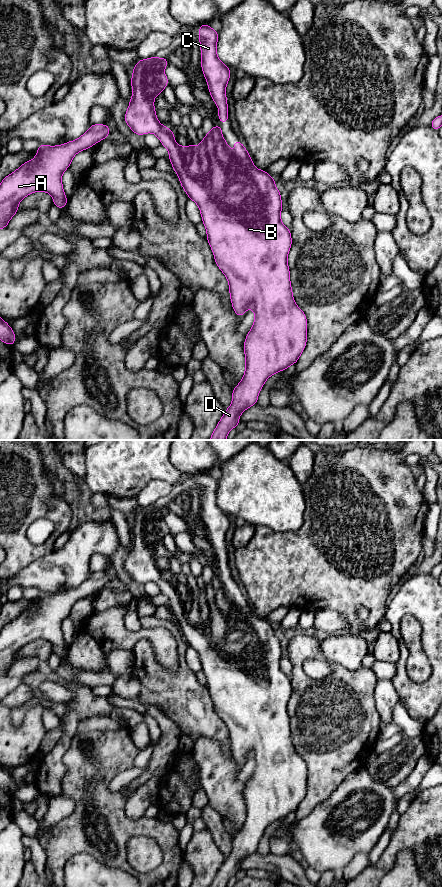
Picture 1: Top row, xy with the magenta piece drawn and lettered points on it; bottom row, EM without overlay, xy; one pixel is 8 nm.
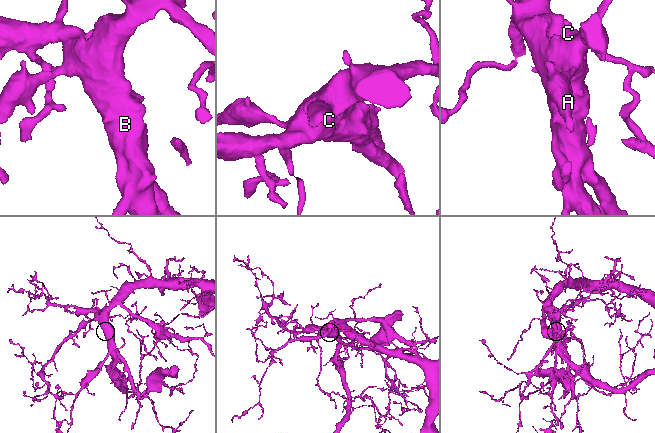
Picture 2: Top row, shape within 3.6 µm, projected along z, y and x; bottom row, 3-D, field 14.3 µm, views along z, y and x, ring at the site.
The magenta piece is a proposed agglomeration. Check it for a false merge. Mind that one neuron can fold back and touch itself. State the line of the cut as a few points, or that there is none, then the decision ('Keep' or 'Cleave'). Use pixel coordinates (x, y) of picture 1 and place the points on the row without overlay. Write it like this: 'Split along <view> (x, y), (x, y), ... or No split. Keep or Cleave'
No split. Keep

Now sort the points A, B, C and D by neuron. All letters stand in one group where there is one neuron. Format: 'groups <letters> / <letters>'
groups A B C D

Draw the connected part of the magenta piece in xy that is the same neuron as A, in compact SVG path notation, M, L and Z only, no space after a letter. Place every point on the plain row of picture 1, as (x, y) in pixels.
M92 572L77 588L56 594L40 591L37 603L0 631L0 677L6 676L18 660L21 648L37 639L51 642L53 652L62 658L68 651L61 629L62 622L78 600L108 586L109 581L107 572Z

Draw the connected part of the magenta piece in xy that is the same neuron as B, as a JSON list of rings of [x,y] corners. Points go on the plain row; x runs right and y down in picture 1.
[[[150,505],[136,511],[131,524],[132,546],[124,568],[137,583],[154,581],[161,593],[168,597],[168,606],[182,636],[200,657],[215,710],[228,728],[235,762],[242,765],[247,756],[255,762],[252,777],[247,781],[243,793],[244,824],[232,837],[232,851],[210,885],[210,888],[226,888],[229,879],[238,875],[239,864],[256,853],[265,829],[297,811],[307,791],[307,765],[293,746],[287,710],[292,694],[291,678],[281,669],[283,653],[275,627],[254,614],[239,587],[233,591],[236,596],[233,602],[222,585],[220,574],[212,574],[199,594],[179,594],[176,591],[174,580],[158,569],[154,556],[156,543],[162,542],[169,532],[164,522],[167,513],[165,505]]]

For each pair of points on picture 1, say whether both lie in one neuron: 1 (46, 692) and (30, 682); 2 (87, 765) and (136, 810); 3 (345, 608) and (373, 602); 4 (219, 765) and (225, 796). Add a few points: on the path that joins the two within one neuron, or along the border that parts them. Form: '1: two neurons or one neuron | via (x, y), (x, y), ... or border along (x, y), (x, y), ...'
1: two neurons | border along (62, 686), (56, 682), (45, 680), (38, 689)
2: two neurons | border along (132, 794), (125, 813), (139, 819)
3: one neuron | via (352, 602), (366, 602)
4: one neuron | via (219, 773), (224, 781), (224, 788)

